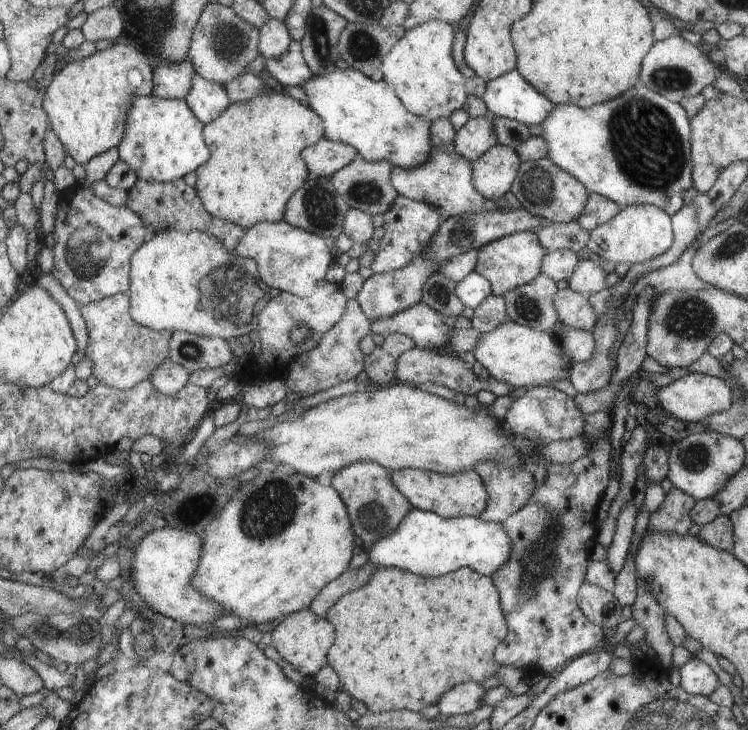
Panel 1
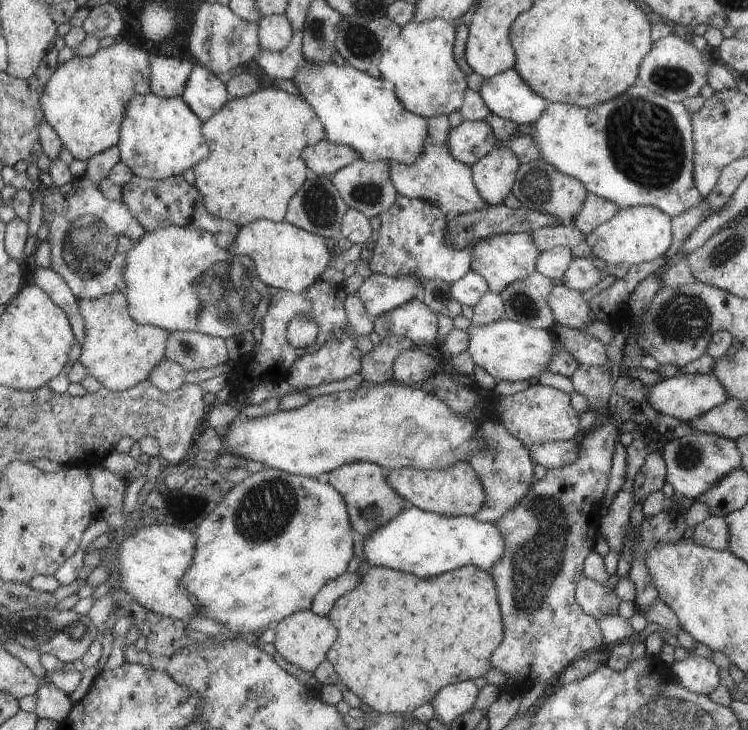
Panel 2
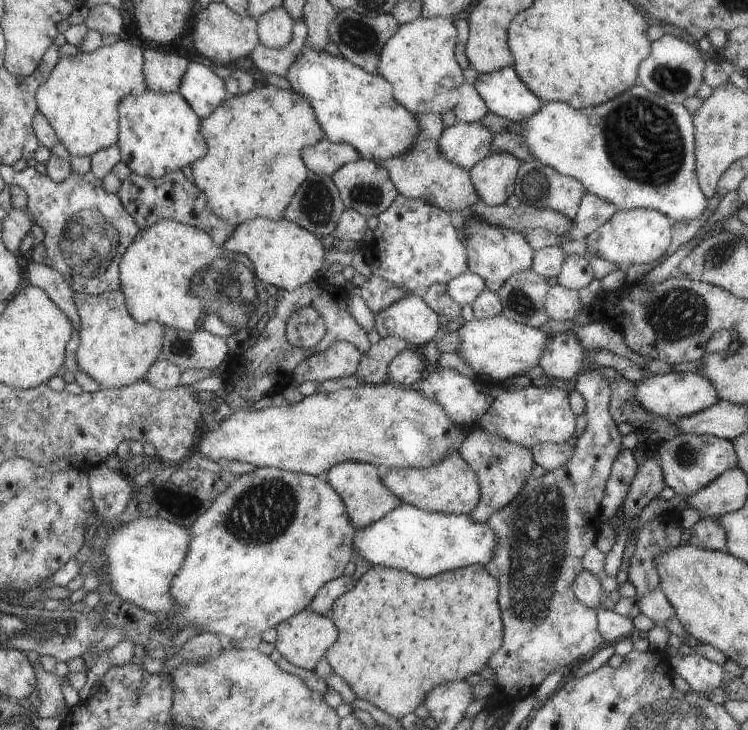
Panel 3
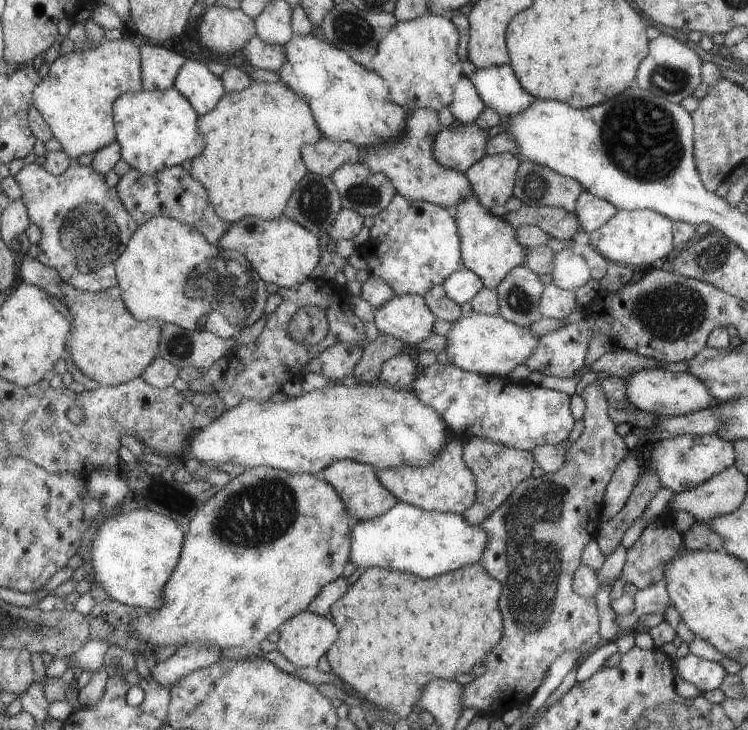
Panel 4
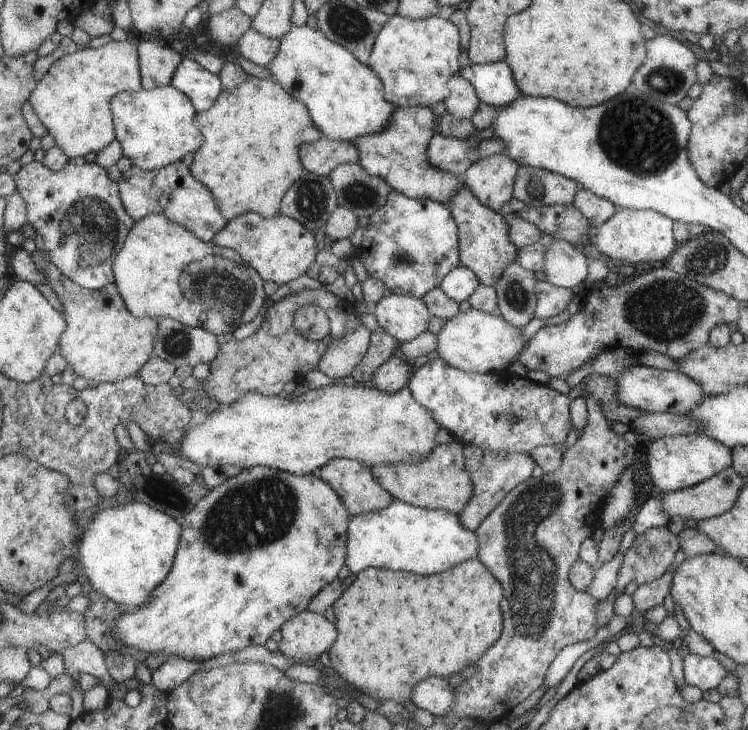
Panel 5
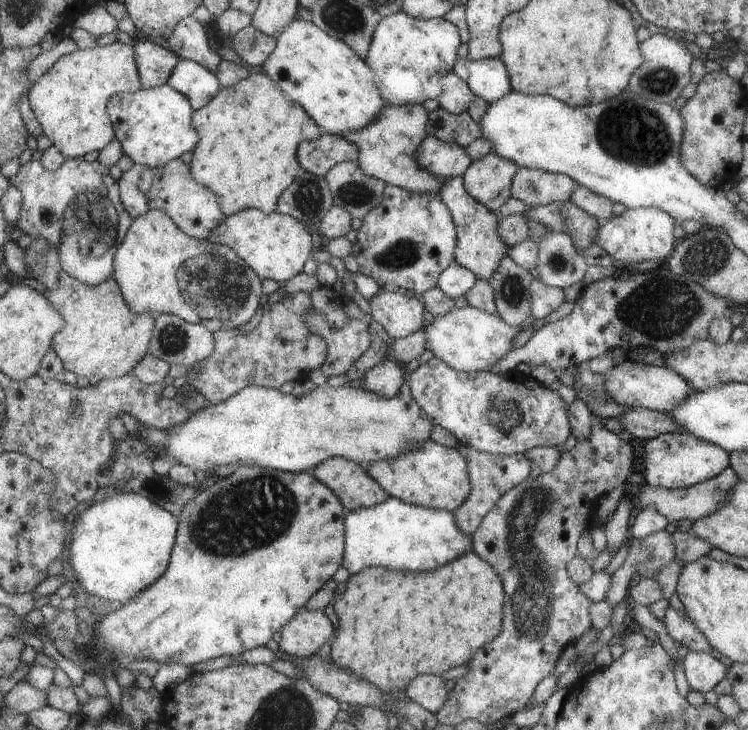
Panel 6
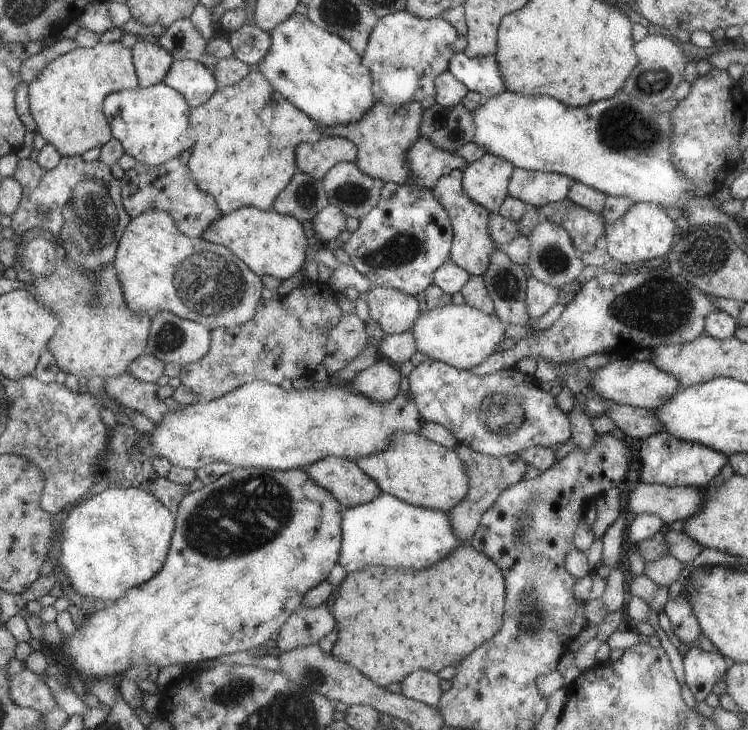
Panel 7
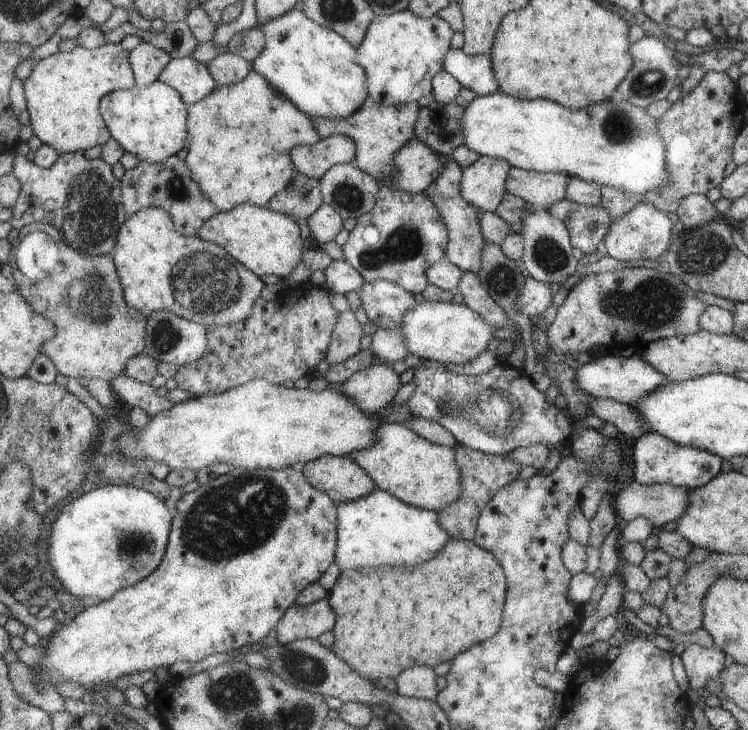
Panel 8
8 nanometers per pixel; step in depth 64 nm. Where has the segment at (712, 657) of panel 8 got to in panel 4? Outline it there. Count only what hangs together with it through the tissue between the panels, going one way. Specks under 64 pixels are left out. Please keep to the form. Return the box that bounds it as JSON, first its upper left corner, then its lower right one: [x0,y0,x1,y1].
[672,653,726,694]

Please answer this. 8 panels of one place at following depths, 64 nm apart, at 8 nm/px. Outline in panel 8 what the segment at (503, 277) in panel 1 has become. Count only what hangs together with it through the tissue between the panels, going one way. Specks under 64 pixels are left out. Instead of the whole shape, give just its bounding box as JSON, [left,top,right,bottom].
[422,156,485,273]

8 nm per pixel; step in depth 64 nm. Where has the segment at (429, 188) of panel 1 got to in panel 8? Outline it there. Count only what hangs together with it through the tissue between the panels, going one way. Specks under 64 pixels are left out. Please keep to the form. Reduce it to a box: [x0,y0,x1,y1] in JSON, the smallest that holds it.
[313,96,418,181]

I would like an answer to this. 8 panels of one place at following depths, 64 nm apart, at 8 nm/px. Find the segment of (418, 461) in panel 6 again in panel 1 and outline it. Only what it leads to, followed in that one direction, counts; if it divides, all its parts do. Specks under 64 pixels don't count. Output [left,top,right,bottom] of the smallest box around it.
[390,469,489,518]

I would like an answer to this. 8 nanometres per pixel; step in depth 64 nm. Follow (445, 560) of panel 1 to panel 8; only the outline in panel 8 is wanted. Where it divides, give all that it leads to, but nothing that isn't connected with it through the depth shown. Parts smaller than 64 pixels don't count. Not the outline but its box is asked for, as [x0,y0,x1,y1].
[335,489,450,571]

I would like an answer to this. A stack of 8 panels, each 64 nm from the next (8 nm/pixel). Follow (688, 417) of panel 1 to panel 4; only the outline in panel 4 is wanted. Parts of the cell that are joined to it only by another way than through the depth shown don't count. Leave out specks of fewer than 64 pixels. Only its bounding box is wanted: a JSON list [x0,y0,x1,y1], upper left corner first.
[624,368,715,417]

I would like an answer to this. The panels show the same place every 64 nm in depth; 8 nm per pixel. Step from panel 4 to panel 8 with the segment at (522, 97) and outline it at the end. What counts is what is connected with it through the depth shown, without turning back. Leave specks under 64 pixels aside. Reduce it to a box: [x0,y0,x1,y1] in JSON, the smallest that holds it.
[443,48,498,95]

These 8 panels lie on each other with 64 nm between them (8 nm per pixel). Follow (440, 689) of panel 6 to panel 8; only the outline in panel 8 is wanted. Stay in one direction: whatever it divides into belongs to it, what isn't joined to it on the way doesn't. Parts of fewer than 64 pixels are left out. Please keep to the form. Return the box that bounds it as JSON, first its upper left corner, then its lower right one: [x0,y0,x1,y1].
[393,665,437,700]

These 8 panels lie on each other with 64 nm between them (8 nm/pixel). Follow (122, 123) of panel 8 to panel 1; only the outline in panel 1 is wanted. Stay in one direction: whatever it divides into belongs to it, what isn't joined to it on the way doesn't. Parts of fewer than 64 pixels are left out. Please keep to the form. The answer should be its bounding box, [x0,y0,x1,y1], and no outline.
[116,94,210,182]

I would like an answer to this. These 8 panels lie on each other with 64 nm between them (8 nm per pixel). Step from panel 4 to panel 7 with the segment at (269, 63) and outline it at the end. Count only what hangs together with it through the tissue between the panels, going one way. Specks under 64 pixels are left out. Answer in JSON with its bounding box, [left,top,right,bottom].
[223,25,271,64]

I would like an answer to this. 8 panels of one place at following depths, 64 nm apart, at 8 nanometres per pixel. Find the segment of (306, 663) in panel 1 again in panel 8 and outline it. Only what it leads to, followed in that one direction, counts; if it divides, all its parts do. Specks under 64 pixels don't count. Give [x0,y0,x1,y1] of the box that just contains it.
[277,597,334,643]

